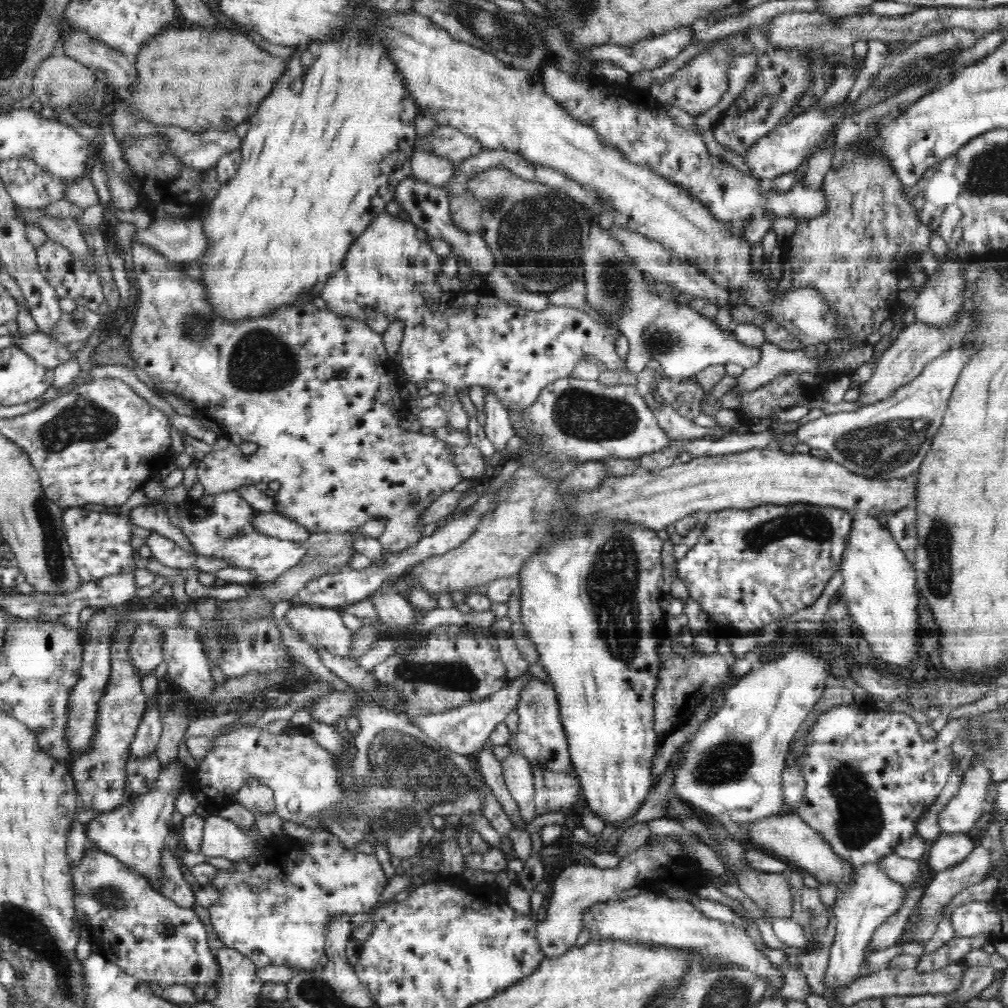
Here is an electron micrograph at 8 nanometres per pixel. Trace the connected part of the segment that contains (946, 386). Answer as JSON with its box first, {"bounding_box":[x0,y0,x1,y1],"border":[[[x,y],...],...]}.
{"bounding_box":[791,345,970,480],"border":[[[970,345],[954,346],[924,367],[924,370],[913,381],[897,388],[886,398],[850,412],[836,412],[820,416],[799,426],[791,433],[796,436],[798,442],[804,442],[811,448],[828,452],[832,461],[841,464],[846,467],[846,470],[856,475],[886,480],[917,474],[924,457],[930,452],[934,436],[940,430],[948,398],[952,394],[960,370],[966,366],[966,358],[970,358]]]}

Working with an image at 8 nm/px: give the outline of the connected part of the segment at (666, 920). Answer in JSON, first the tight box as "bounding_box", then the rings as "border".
{"bounding_box":[582,892,785,988],"border":[[[641,892],[624,900],[610,899],[590,906],[582,916],[582,926],[598,932],[602,939],[653,942],[656,946],[701,950],[706,956],[725,958],[731,964],[750,971],[768,982],[768,988],[780,988],[785,984],[784,968],[772,963],[755,940],[742,927],[708,918],[692,903],[674,900],[654,893]]]}

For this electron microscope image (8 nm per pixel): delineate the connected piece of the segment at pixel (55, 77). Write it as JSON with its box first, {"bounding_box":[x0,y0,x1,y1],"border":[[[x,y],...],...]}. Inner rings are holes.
{"bounding_box":[32,52,94,110],"border":[[[64,52],[46,57],[36,68],[33,76],[32,98],[49,106],[52,110],[60,107],[70,108],[72,103],[80,99],[90,99],[94,96],[94,69],[66,56]]]}

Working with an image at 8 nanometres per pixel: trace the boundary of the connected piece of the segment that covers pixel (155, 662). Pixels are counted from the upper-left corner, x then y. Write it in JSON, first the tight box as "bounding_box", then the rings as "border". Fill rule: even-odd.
{"bounding_box":[128,622,163,680],"border":[[[151,622],[138,625],[130,640],[128,651],[141,680],[154,673],[156,667],[163,662],[162,637],[158,627]]]}

